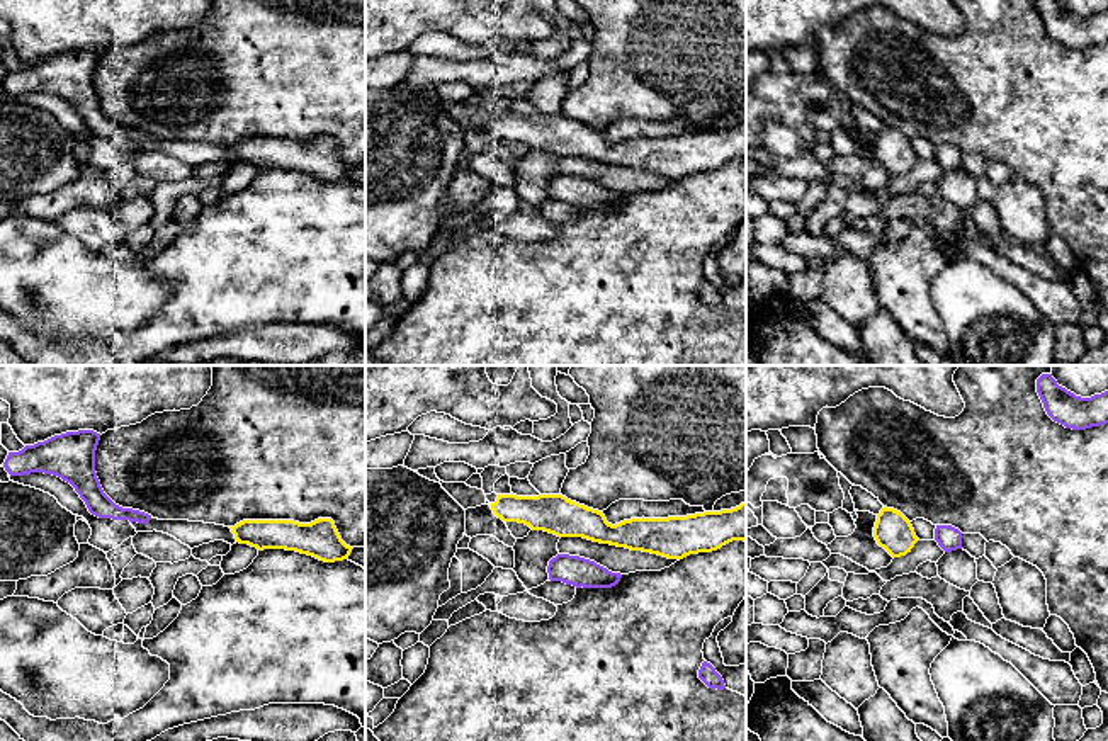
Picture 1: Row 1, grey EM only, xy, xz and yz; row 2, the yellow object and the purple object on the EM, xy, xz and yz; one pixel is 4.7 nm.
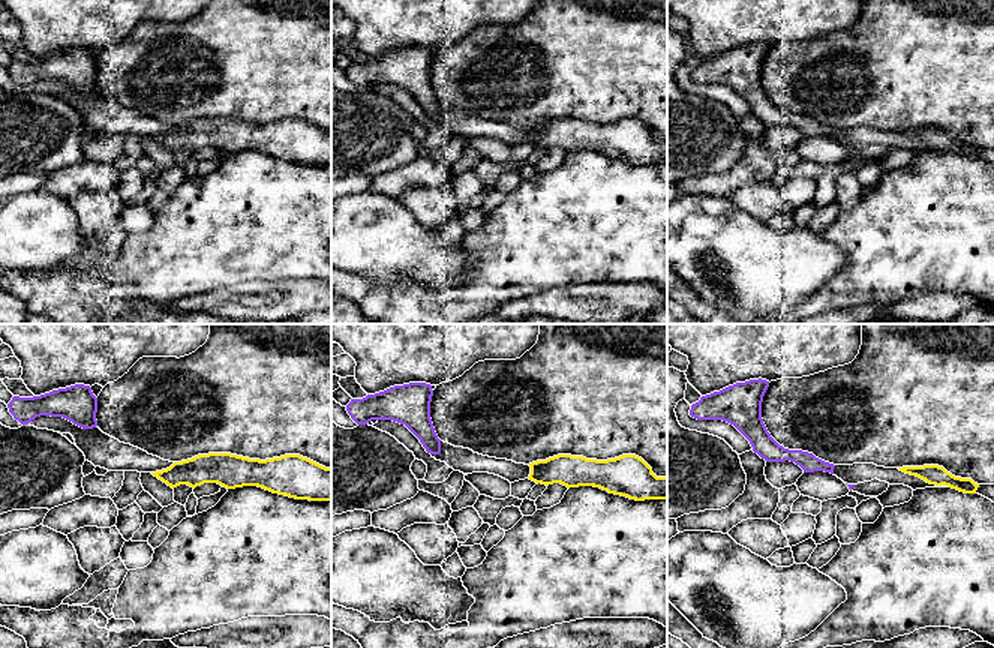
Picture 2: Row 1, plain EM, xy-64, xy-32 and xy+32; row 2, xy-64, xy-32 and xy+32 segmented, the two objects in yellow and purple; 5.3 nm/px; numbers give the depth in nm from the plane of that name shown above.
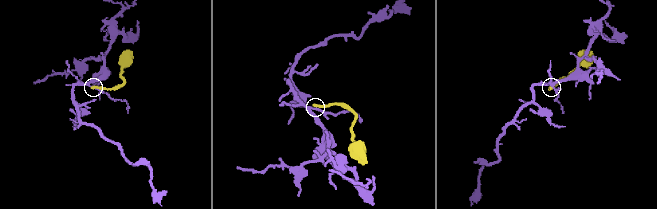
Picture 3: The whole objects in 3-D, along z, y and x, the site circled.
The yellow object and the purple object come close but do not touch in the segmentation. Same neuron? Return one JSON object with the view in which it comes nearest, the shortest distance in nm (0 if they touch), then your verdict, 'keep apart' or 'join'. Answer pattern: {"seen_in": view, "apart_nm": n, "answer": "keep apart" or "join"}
{"seen_in": "xz", "apart_nm": 90, "answer": "keep apart"}

